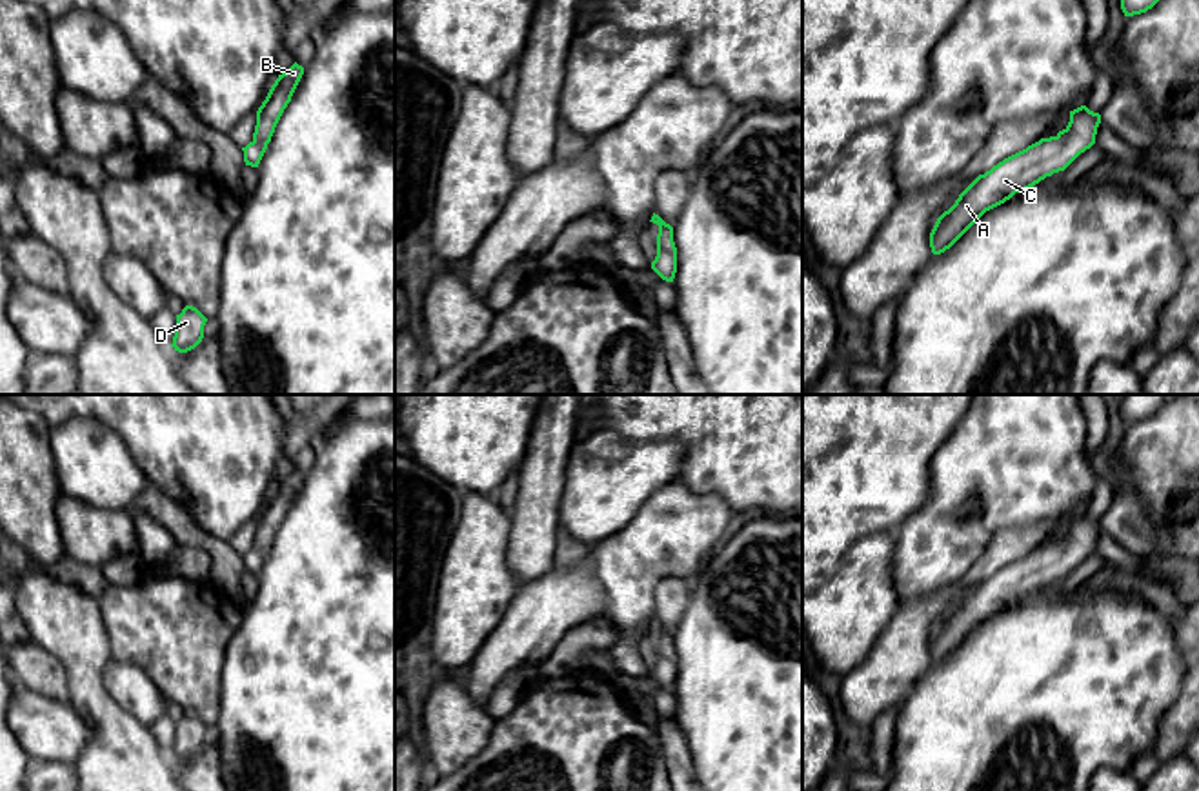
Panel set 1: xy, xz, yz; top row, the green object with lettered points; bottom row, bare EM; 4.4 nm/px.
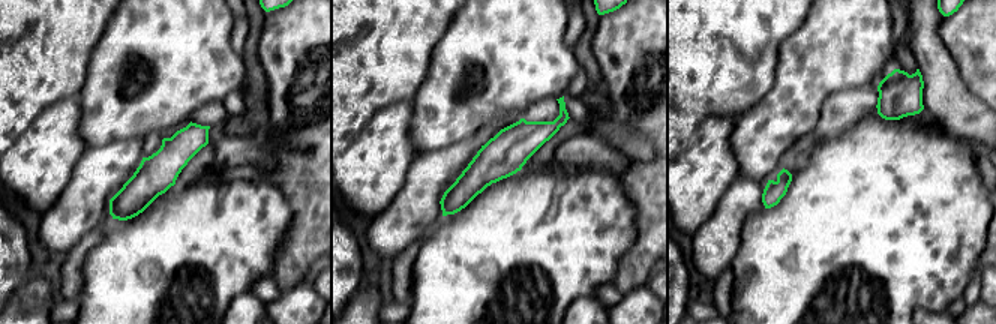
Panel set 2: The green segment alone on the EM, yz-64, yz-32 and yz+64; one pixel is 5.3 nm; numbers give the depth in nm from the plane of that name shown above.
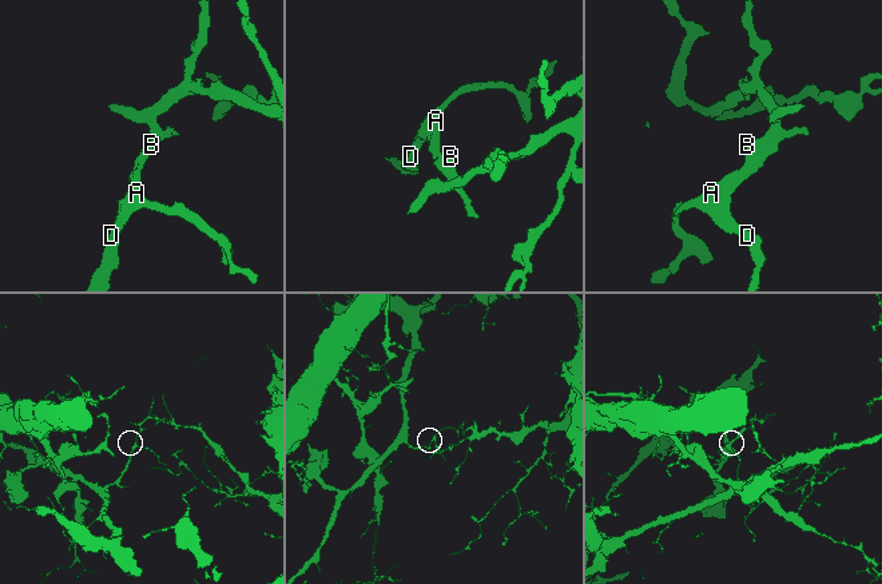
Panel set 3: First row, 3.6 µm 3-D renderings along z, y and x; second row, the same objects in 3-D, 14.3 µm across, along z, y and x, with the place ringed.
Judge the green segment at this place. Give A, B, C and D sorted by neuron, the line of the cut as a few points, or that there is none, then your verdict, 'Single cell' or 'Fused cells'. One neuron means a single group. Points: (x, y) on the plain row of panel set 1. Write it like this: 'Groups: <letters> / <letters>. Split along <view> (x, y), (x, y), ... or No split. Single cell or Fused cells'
Groups: A C D / B. Split along yz (1057, 542), (1079, 560). Fused cells

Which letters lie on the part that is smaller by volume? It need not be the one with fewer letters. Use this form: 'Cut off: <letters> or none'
Cut off: A, C, D

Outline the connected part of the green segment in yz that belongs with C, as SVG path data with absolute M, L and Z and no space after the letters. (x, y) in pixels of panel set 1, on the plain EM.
M1059 544L1041 546L979 582L944 618L932 640L933 662L950 656L986 618L1004 611L1046 584L1064 578L1079 564L1077 556Z

